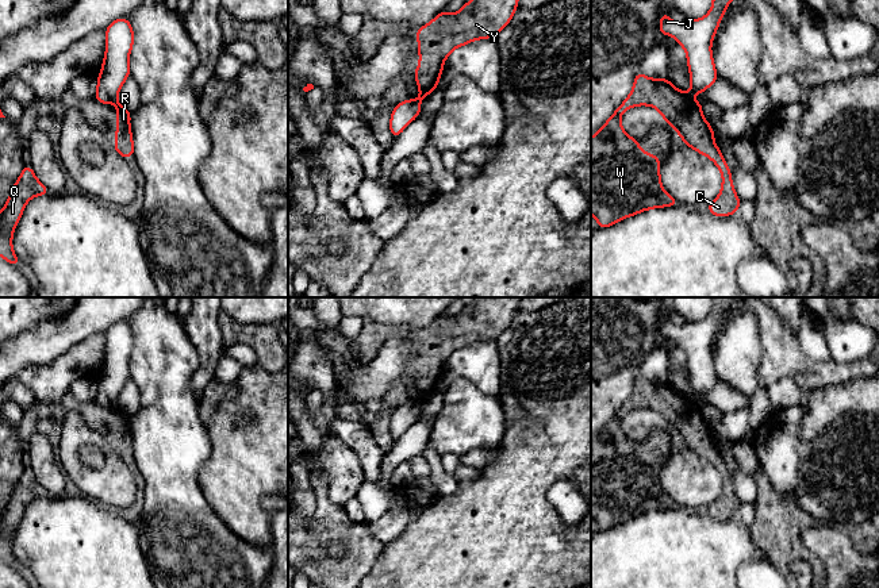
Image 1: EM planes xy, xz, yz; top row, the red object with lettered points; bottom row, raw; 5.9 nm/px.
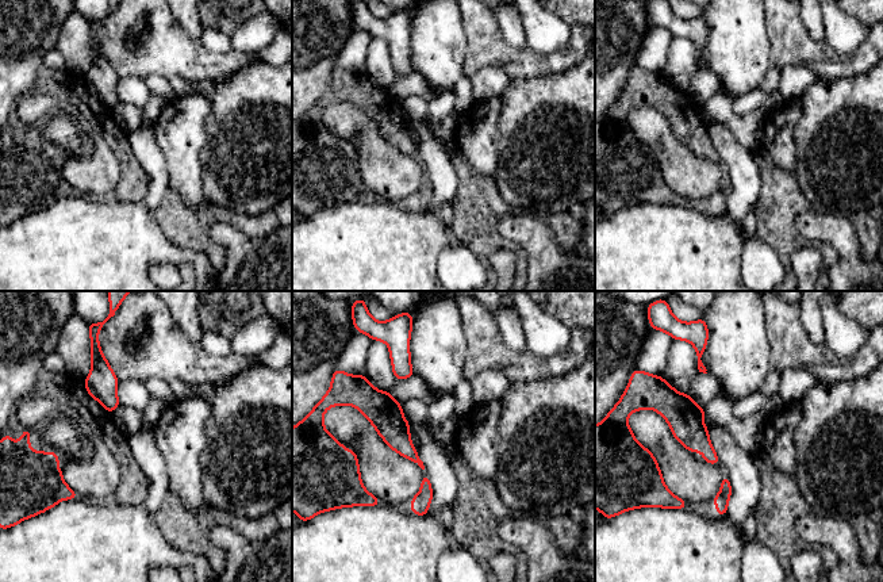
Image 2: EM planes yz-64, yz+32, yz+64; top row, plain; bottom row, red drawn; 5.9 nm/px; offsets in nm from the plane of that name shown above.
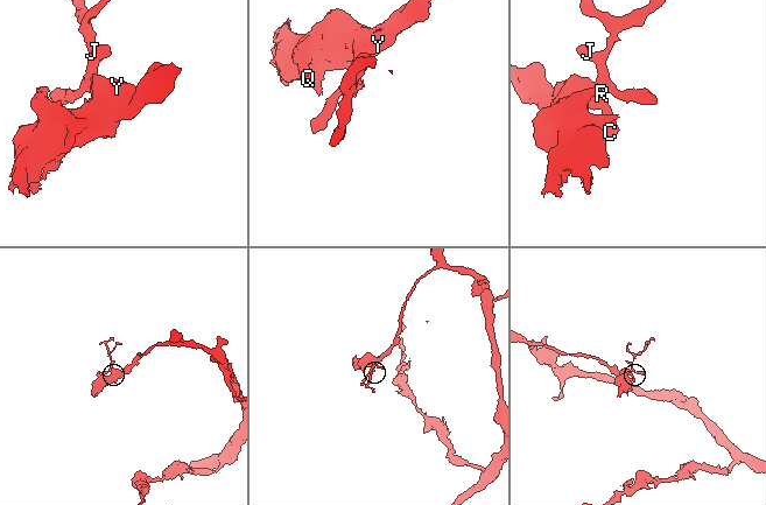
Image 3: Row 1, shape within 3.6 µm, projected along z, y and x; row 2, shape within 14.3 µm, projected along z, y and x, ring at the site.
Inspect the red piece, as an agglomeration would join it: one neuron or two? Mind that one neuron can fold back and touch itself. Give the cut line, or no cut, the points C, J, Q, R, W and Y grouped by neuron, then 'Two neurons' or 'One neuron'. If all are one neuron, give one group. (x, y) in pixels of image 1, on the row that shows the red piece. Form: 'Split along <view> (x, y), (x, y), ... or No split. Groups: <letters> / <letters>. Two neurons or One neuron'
Split along yz (689, 92), (691, 96). Groups: C Q R W Y / J. Two neurons

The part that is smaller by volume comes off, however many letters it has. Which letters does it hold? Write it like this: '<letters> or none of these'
J

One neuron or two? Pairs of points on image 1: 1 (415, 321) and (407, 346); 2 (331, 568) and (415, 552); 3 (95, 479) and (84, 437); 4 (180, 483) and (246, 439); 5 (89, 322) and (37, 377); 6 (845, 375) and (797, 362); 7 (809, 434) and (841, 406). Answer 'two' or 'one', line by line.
1: two
2: two
3: one
4: two
5: two
6: one
7: one

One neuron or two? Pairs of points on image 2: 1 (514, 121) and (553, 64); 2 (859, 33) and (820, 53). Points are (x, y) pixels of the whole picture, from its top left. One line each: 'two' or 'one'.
1: two
2: two

